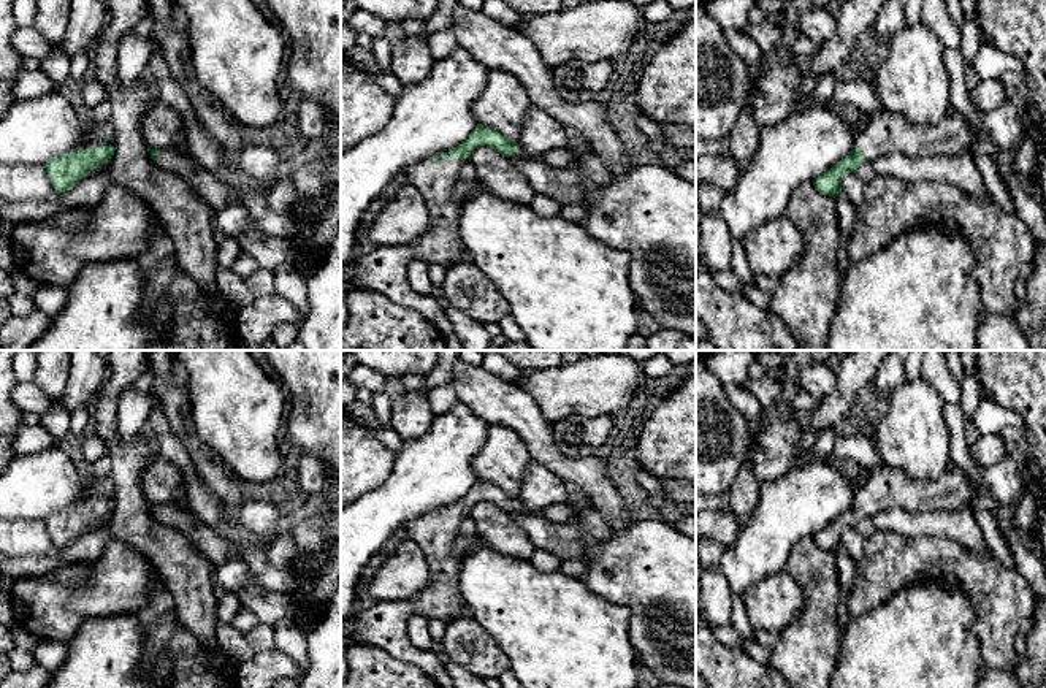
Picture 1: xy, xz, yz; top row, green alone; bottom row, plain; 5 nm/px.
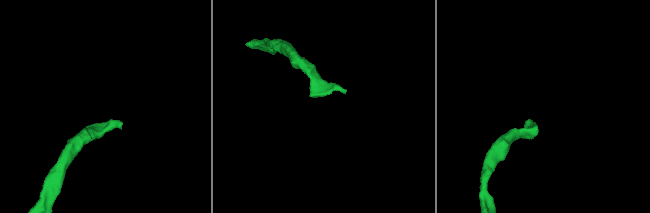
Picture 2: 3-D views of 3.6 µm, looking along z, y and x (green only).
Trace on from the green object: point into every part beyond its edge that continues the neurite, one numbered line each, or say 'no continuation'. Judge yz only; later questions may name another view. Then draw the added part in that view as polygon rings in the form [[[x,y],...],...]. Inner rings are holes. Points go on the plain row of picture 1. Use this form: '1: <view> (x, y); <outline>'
1: yz (886, 487); [[[949,463],[935,480],[916,480],[903,469],[881,466],[870,469],[868,479],[854,491],[853,504],[859,504],[867,517],[892,507],[908,514],[960,510],[970,503],[973,480]]]

